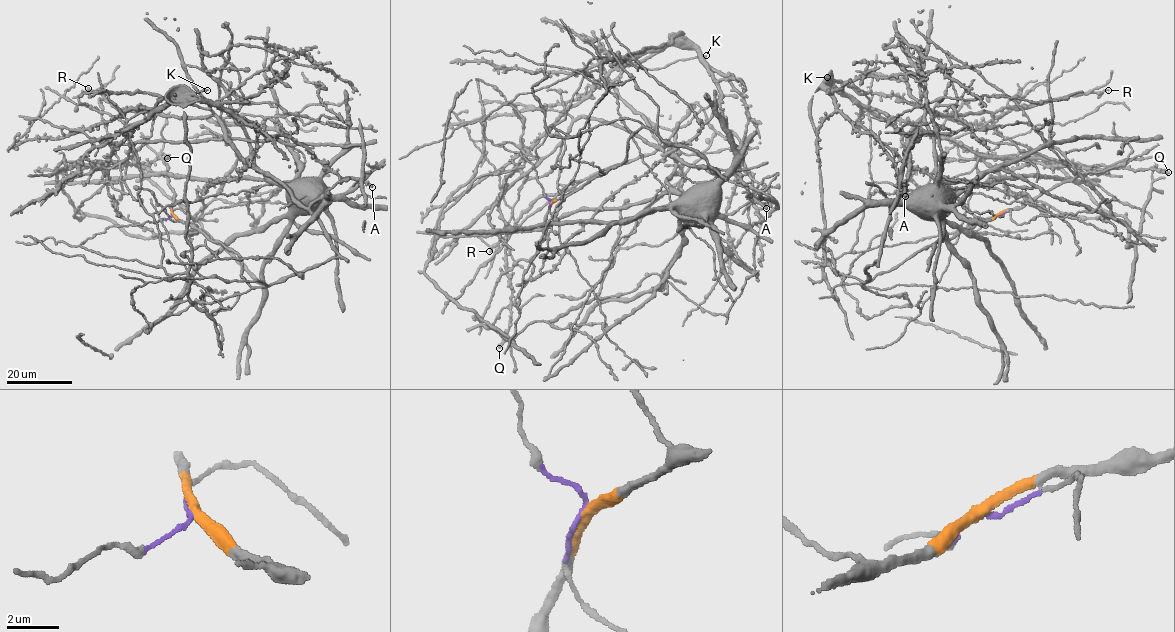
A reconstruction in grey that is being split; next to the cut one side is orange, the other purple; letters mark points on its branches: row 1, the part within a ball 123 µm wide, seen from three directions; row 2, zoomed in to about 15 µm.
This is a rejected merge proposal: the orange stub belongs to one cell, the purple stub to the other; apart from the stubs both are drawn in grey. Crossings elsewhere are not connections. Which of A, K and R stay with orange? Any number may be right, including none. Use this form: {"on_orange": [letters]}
{"on_orange": ["R"]}

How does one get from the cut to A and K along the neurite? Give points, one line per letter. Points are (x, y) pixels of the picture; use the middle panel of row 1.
A: (551, 202), (481, 122), (671, 45), (708, 67), (766, 209)
K: (551, 202), (481, 122), (605, 58), (657, 69), (706, 55)

